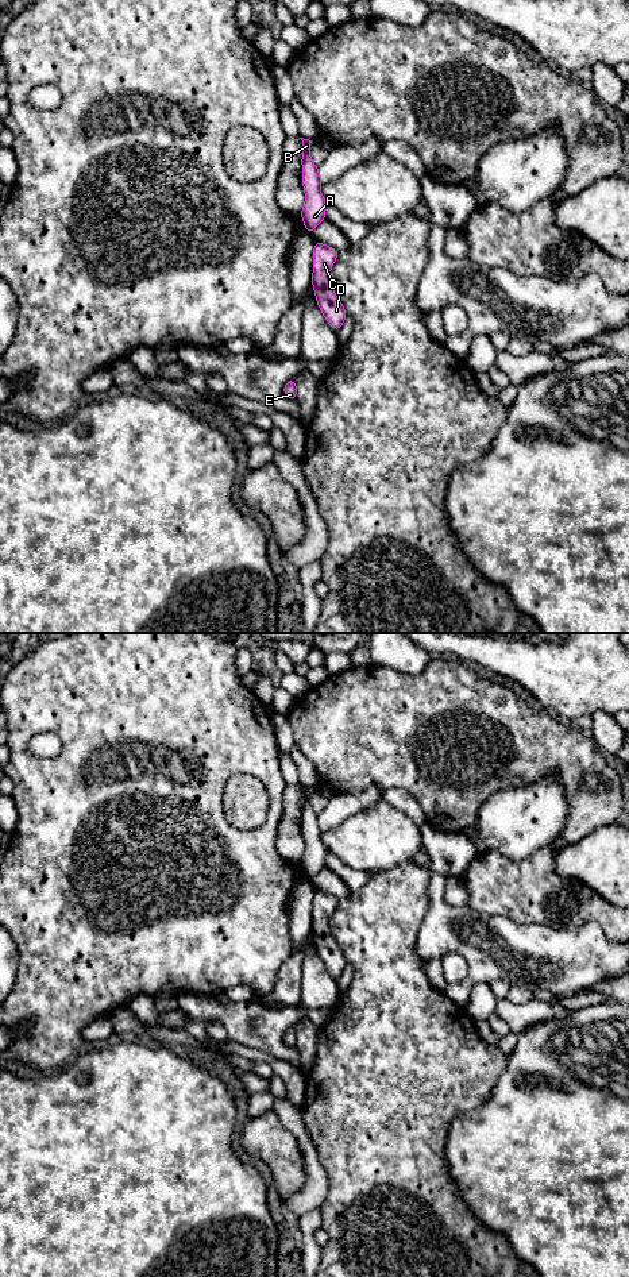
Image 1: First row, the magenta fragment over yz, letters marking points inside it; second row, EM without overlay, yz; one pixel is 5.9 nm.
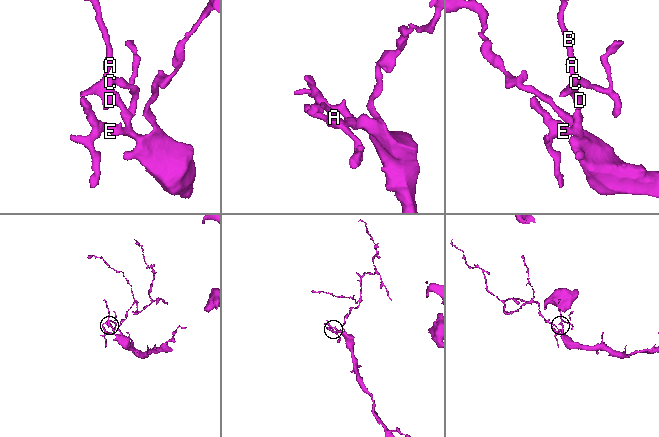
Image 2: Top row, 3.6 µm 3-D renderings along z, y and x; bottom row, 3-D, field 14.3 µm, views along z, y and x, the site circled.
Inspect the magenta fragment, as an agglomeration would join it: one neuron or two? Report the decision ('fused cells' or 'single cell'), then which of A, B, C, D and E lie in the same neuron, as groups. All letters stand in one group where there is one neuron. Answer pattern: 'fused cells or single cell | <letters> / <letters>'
single cell | A B C D E

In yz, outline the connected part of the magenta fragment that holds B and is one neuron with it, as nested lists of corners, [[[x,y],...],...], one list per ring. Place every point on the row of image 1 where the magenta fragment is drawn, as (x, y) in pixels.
[[[304,138],[300,139],[302,140],[301,165],[302,186],[305,192],[305,204],[300,215],[306,232],[310,235],[313,229],[325,220],[327,202],[320,190],[321,175],[310,158],[310,140]]]

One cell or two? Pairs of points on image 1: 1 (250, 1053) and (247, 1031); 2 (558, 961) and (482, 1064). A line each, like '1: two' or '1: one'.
1: two
2: two

